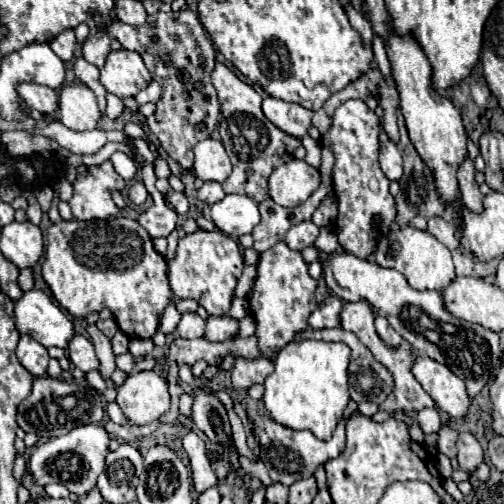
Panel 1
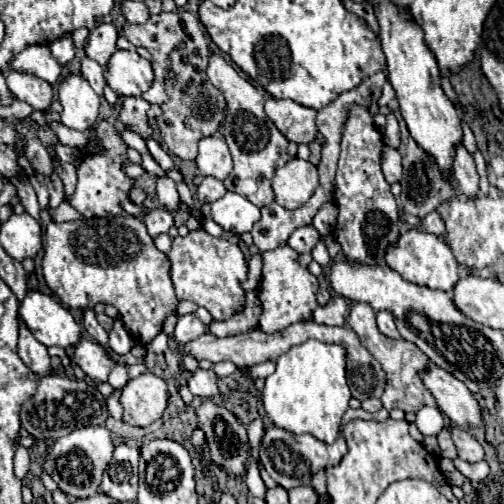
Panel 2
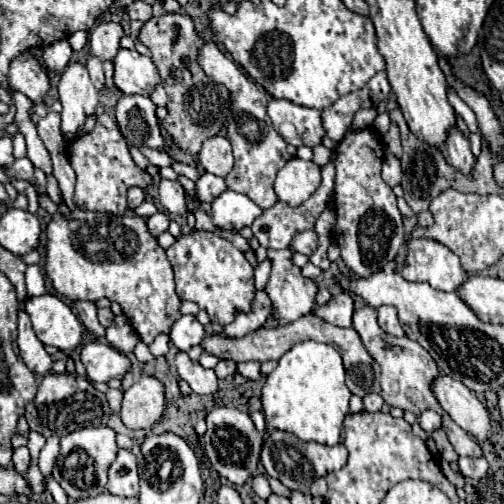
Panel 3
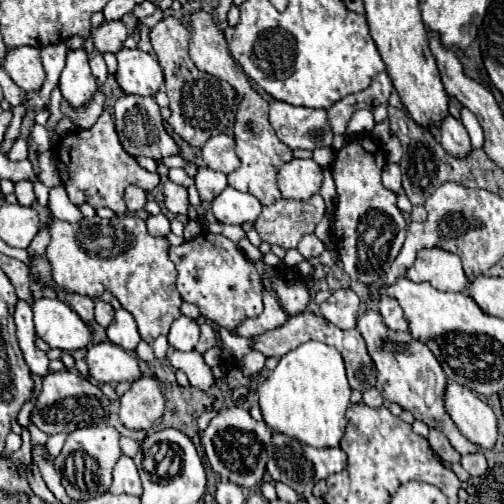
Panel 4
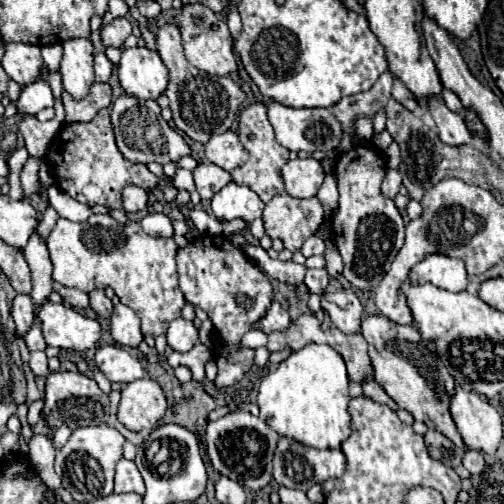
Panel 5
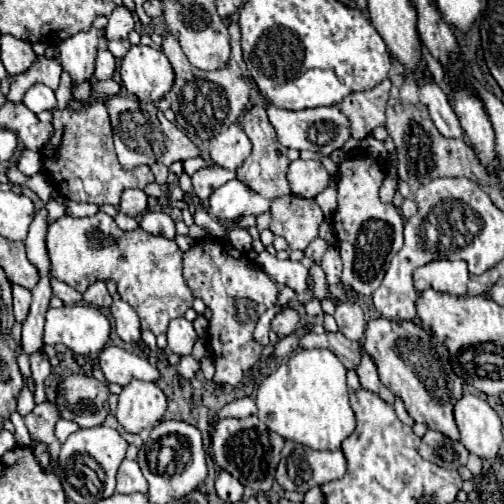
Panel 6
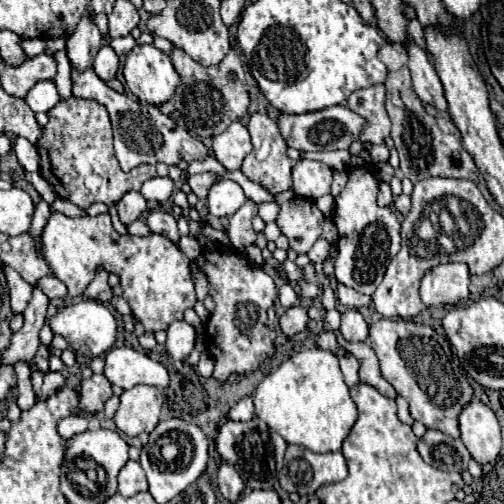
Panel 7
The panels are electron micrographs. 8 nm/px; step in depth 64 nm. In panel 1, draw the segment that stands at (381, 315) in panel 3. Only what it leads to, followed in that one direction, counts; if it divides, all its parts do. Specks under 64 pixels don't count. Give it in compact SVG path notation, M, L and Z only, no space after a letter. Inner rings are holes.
M376 316L376 332L378 332L378 336L380 336L386 344L390 344L390 346L398 346L398 344L404 342L402 336L388 324L388 320L386 320L384 316Z

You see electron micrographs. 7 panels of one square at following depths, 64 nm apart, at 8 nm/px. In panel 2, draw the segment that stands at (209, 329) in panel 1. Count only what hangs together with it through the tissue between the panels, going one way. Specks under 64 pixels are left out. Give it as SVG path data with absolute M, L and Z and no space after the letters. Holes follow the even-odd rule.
M256 290L246 293L246 305L242 312L238 312L236 316L232 316L232 320L224 320L224 322L212 322L208 328L214 336L234 336L234 334L244 334L250 332L258 326L262 314L262 302L258 299Z

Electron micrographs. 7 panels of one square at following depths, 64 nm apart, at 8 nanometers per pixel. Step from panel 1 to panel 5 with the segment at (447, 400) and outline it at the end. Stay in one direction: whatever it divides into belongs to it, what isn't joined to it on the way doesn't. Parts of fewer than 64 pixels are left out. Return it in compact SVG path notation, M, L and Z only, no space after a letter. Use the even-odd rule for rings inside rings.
M456 388L456 396L450 404L452 418L462 434L466 448L492 456L502 442L502 418L488 400L482 400L476 392Z

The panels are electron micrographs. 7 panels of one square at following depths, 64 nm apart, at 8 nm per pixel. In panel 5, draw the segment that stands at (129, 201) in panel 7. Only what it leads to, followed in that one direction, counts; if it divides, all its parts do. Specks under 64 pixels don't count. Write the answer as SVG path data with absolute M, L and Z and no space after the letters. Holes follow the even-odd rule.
M128 186L122 192L122 200L124 200L124 210L128 214L138 214L142 210L146 210L146 200L148 200L148 192L136 186Z

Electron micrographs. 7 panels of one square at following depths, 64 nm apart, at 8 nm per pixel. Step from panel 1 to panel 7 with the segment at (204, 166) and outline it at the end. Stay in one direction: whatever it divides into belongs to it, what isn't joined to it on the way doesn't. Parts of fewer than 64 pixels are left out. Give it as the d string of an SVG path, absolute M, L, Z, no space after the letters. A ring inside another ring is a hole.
M232 122L212 144L214 158L226 166L226 170L240 170L242 160L252 152L252 142L242 122Z

